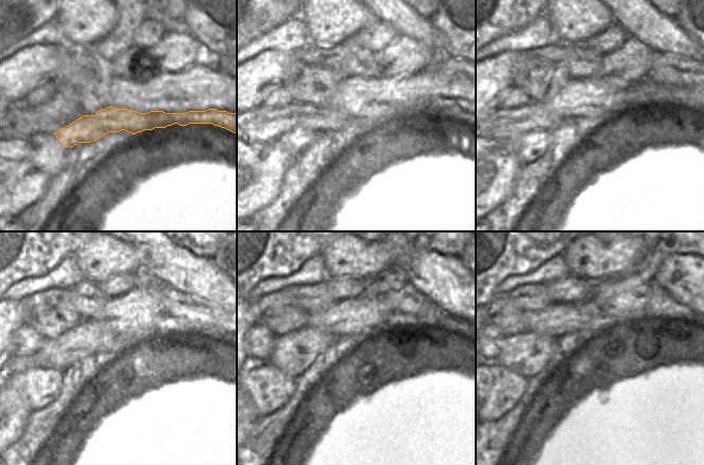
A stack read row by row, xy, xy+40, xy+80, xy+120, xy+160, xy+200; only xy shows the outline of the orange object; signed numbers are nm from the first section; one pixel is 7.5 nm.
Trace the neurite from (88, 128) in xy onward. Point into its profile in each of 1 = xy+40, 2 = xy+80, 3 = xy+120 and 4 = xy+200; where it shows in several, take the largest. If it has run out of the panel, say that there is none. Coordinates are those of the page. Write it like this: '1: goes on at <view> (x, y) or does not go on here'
1: goes on at xy+40 (297, 140)
2: goes on at xy+80 (529, 146)
3: goes on at xy+120 (38, 386)
4: goes on at xy+200 (497, 389)

